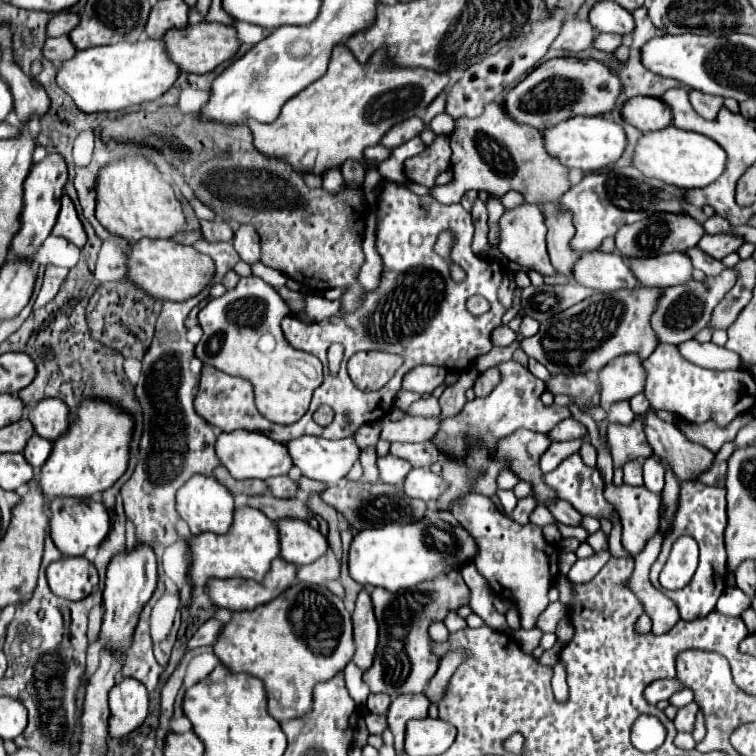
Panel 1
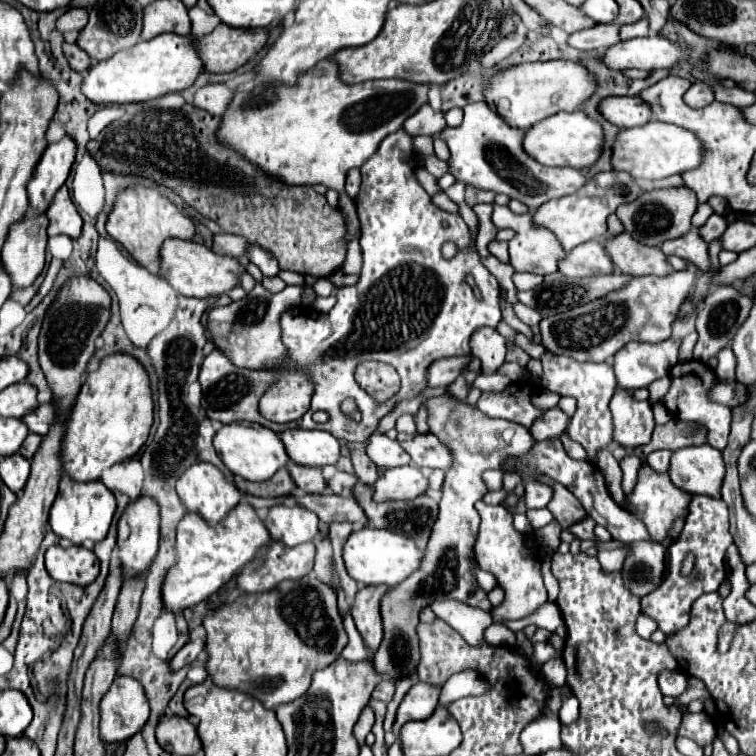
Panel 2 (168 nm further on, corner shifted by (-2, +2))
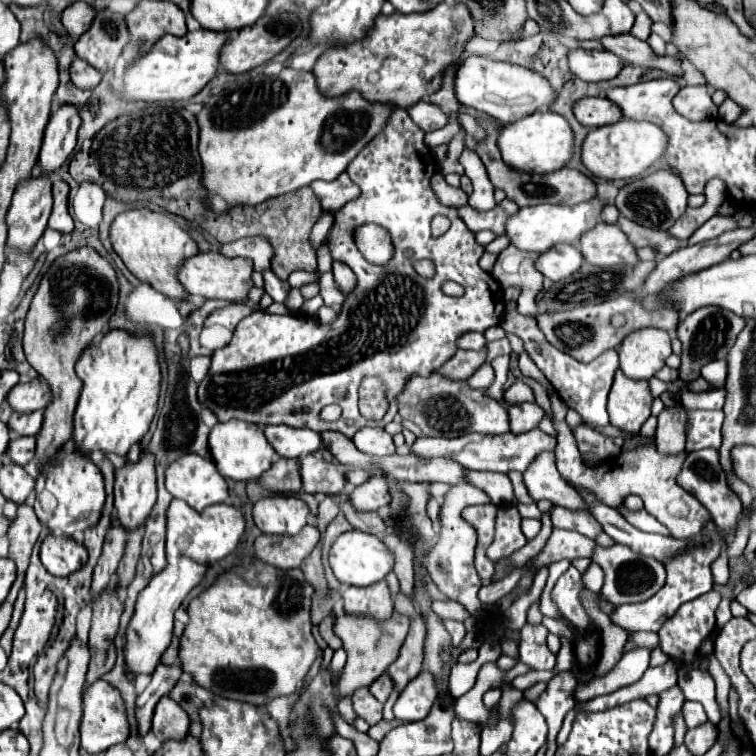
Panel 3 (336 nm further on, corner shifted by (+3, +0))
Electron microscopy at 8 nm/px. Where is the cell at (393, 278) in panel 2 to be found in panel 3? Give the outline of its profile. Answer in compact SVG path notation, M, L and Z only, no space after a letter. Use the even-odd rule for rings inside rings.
M396 109L392 119L388 119L388 127L376 135L360 155L348 165L350 179L360 187L360 197L346 203L340 211L336 211L336 221L332 227L330 251L336 261L346 263L356 273L356 287L346 295L344 307L336 321L322 325L314 317L304 313L288 313L288 315L270 315L254 311L246 319L242 319L232 335L232 341L216 349L212 355L210 371L204 381L198 385L198 401L208 407L218 421L242 419L256 425L290 425L290 427L308 427L312 431L338 431L346 437L352 437L354 431L362 427L384 427L398 413L398 395L404 391L406 383L412 377L428 377L442 363L446 363L456 353L456 341L460 335L468 331L480 331L494 327L504 317L504 295L502 287L496 283L492 275L480 269L478 261L484 253L484 247L476 243L474 233L464 225L456 215L456 207L444 207L430 189L430 177L438 169L438 163L432 151L424 145L424 131L408 119L406 109ZM434 215L446 215L452 221L452 227L442 237L432 237L430 221ZM364 223L376 223L384 227L394 243L394 257L386 265L374 265L366 261L366 257L354 245L354 239L346 239L354 227ZM430 259L436 263L436 275L432 279L424 279L414 271L414 261ZM444 281L456 281L466 291L462 297L448 297L442 293ZM366 375L378 375L384 379L390 395L390 409L382 421L366 421L358 413L358 383ZM336 403L342 407L342 417L336 423L324 423L318 419L318 413L324 405ZM352 419L354 425L348 427L346 421Z

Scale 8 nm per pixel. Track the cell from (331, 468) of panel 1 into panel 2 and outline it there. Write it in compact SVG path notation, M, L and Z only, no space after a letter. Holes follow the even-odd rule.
M285 429L281 441L293 459L299 465L307 467L327 467L335 465L341 453L341 441L325 431L305 431L305 429Z

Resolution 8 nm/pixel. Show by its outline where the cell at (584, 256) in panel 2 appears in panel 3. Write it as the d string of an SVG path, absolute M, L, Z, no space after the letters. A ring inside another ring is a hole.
M568 245L568 247L556 247L556 251L546 251L540 261L540 273L546 275L552 281L560 281L576 273L584 263L584 257L578 247Z

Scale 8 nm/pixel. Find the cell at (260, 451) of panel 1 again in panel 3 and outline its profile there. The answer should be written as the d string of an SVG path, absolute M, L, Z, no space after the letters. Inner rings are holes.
M230 419L226 423L216 423L210 431L208 447L210 447L210 455L212 455L220 475L234 479L234 481L260 479L262 473L268 471L268 467L272 465L274 455L276 455L276 451L272 449L272 445L266 439L262 427L252 425L252 423L244 423L238 419Z

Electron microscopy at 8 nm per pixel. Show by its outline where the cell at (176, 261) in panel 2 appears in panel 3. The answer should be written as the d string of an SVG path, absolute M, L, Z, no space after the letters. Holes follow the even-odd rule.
M196 253L192 257L186 257L176 267L176 277L184 285L188 295L200 295L204 299L224 299L224 301L242 301L252 283L252 261L250 259L228 259L220 253Z

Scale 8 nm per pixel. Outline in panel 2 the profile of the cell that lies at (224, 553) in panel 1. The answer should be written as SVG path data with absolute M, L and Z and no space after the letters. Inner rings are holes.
M239 503L229 511L225 521L209 525L197 513L185 513L177 525L177 563L165 575L165 585L161 587L161 601L167 611L183 611L197 605L225 585L237 571L247 565L255 553L269 543L269 531L257 517L249 503Z

